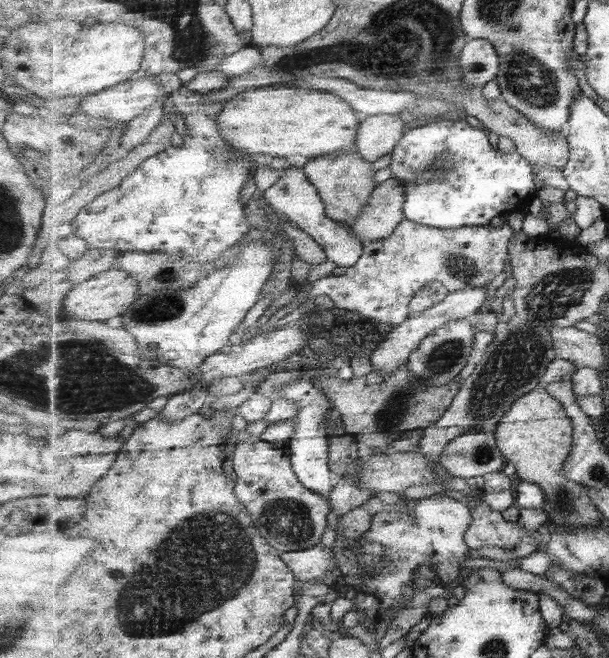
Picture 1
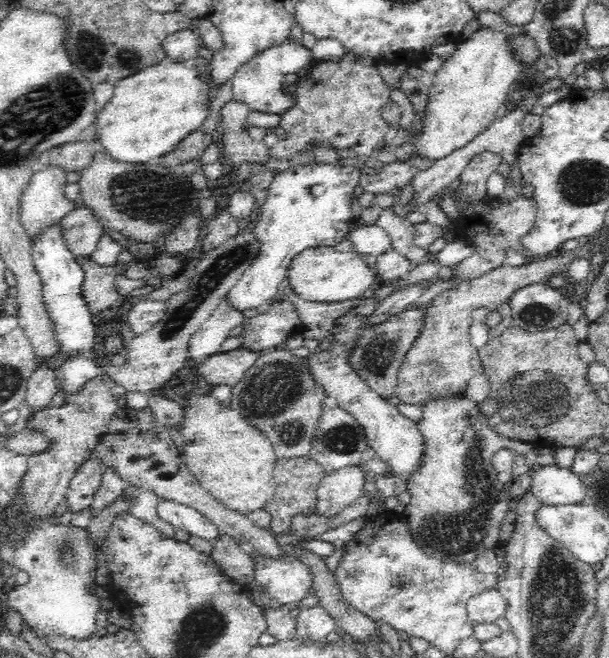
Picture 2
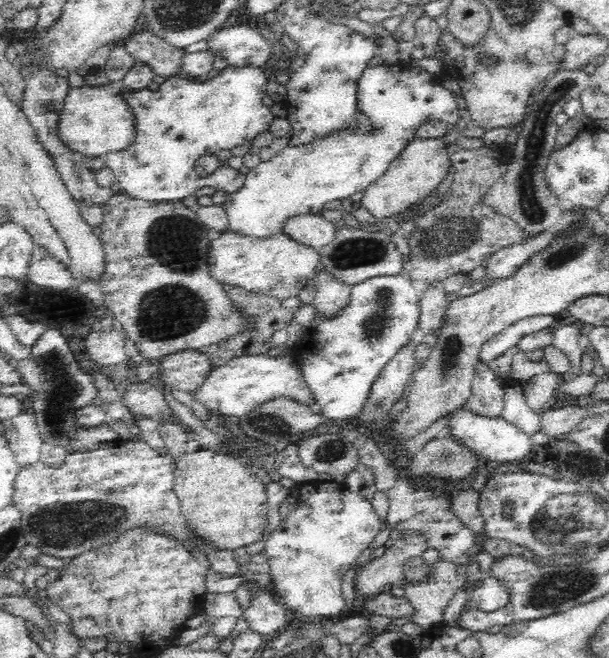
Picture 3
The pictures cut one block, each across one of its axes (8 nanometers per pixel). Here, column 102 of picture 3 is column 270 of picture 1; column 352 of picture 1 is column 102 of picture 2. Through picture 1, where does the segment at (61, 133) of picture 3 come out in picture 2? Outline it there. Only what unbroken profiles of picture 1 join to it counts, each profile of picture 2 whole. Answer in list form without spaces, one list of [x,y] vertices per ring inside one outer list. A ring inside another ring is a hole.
[[[196,25],[170,34],[161,45],[167,62],[117,80],[113,84],[113,95],[98,109],[93,120],[100,150],[116,162],[137,164],[160,158],[188,133],[200,128],[208,117],[214,95],[205,83],[204,72],[192,64],[202,46]]]

